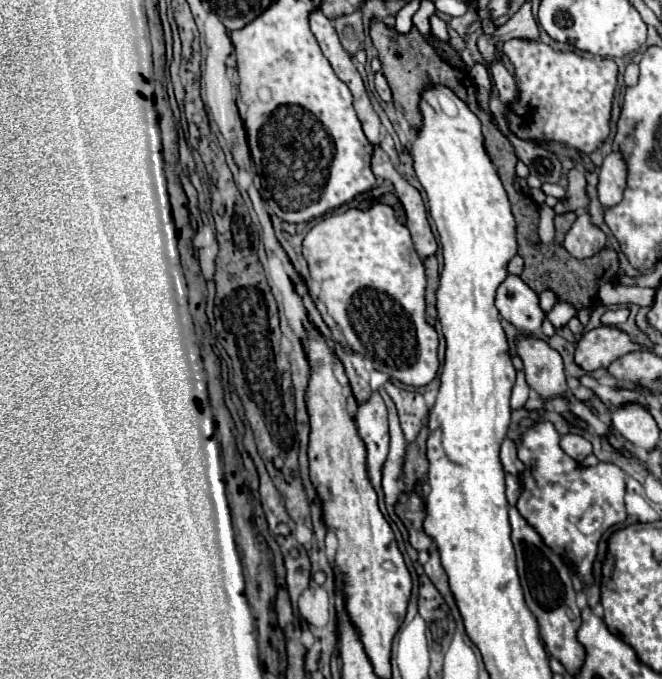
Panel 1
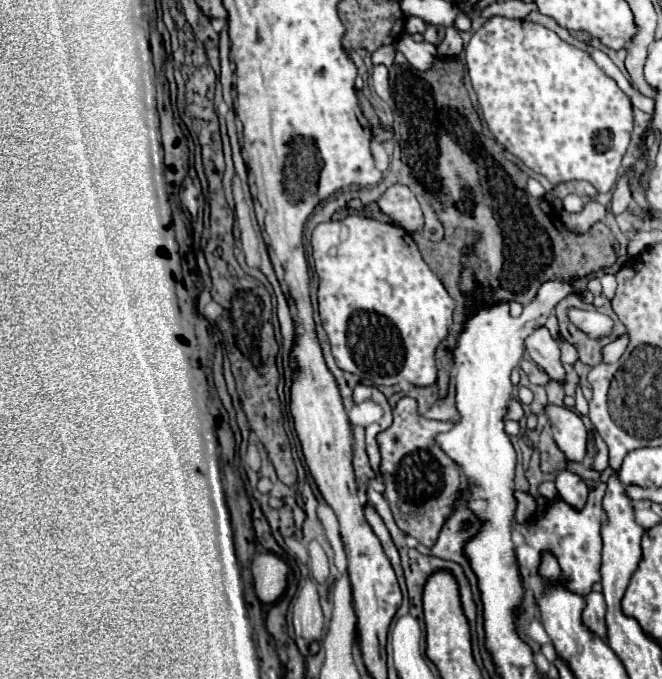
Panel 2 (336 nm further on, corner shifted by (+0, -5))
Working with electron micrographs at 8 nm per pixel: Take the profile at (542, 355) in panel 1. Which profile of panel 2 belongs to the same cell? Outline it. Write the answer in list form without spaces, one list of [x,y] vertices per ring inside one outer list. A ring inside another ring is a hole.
[[[548,405],[546,415],[552,425],[554,441],[556,441],[558,449],[564,453],[566,461],[582,463],[586,457],[588,431],[586,431],[580,415],[572,413],[566,407],[556,407],[556,405]]]

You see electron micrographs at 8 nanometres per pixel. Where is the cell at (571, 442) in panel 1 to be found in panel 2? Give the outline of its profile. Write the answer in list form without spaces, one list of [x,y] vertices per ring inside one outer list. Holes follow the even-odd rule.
[[[562,471],[556,477],[556,491],[558,491],[558,497],[564,503],[568,503],[572,509],[576,509],[576,511],[584,509],[586,499],[588,499],[588,487],[578,475],[574,475],[570,471]]]

